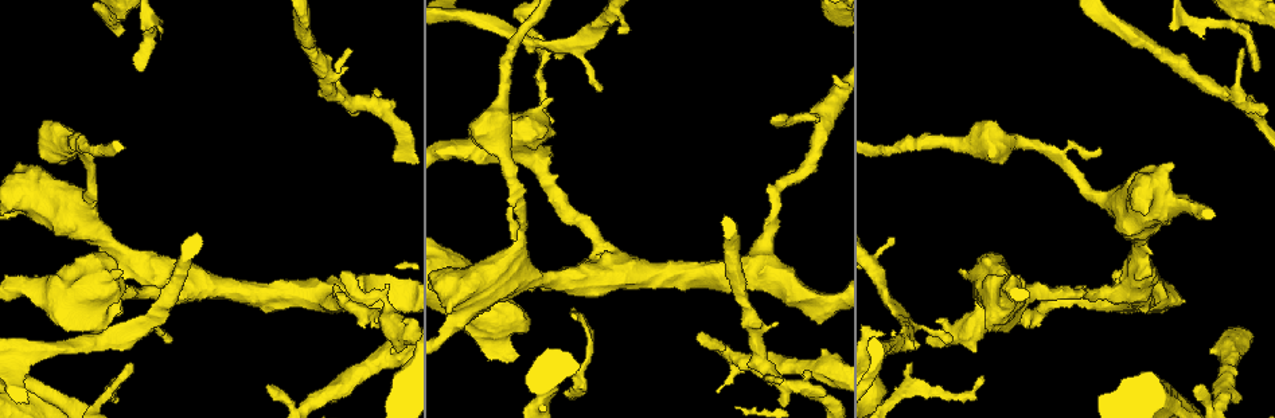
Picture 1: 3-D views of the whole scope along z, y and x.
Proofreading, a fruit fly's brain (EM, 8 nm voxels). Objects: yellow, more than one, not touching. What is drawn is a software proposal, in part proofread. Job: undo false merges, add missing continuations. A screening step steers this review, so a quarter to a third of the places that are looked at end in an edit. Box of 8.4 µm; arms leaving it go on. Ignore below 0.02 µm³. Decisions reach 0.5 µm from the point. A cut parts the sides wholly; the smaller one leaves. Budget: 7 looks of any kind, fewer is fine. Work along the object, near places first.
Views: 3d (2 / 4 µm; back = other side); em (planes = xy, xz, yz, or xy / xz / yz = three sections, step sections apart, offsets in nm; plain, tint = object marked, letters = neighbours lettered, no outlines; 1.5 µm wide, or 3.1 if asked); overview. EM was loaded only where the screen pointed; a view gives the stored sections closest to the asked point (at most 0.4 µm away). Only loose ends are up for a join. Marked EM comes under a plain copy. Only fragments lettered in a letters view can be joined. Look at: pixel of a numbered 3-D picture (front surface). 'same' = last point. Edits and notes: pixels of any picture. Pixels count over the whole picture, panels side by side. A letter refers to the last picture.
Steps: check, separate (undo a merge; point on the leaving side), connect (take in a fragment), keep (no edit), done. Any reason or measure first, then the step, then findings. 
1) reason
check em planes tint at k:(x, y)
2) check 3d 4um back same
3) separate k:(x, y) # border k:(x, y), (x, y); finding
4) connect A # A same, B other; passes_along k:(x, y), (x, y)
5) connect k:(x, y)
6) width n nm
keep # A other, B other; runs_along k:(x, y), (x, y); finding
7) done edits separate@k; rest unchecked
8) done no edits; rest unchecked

tapers out
check em xy step 8 letters at 1:(347, 47)

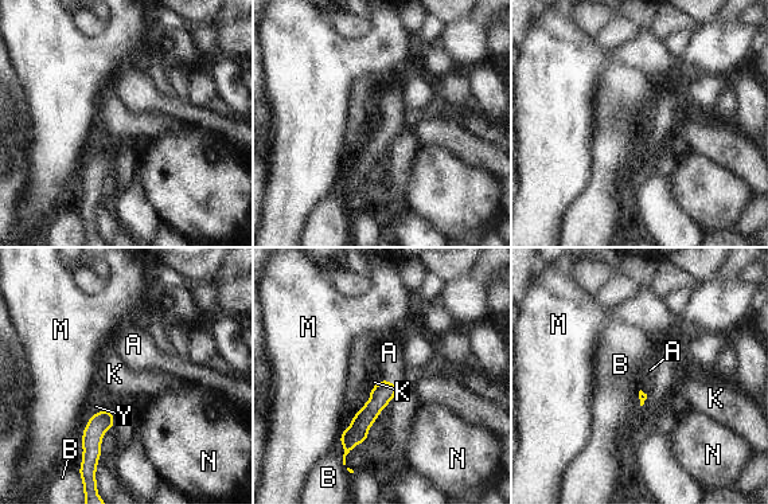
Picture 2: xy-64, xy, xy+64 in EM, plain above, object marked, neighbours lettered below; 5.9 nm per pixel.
connect A # A same, B other, K other, M other, N other, Y other; passes_along 2:(381, 394), (389, 382), (389, 352); the neuron continues

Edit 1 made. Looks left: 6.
branch stops here
check em planes tint at 1:(1169, 28)

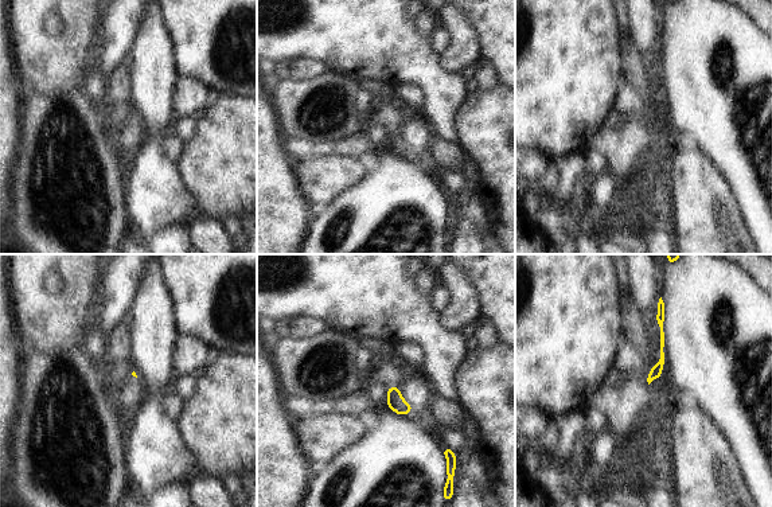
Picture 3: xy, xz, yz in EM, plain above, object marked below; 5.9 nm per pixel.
what lies round it
check em planes letters same

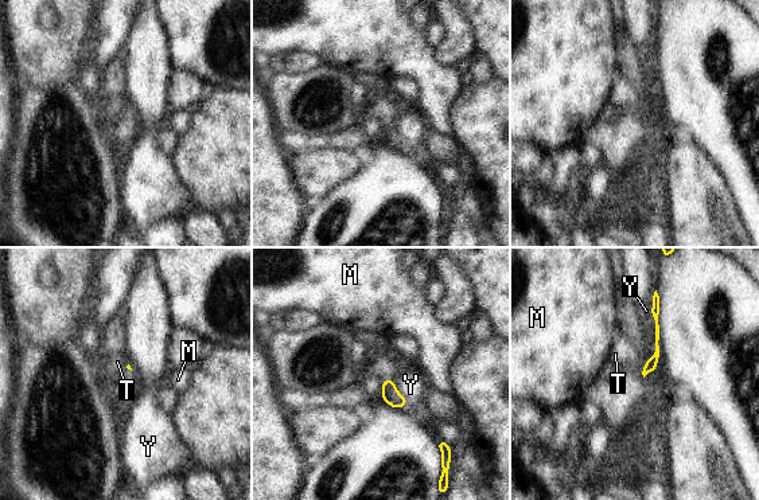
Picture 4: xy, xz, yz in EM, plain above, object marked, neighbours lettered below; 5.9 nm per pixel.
keep # M other, T other, Y other; border 4:(646, 360), (641, 371); no lettered fragment goes on from it

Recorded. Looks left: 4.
branch stops here
check em planes letters at 1:(620, 31)

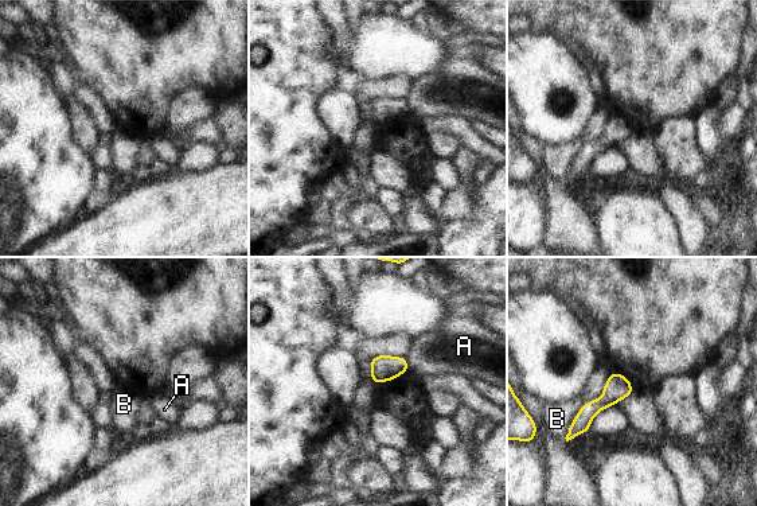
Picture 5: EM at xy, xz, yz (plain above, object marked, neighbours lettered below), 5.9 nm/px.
keep # A other, B other; border 5:(585, 403), (565, 438); no lettered fragment goes on from it

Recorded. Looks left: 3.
done edits connect@2; rest unchecked

